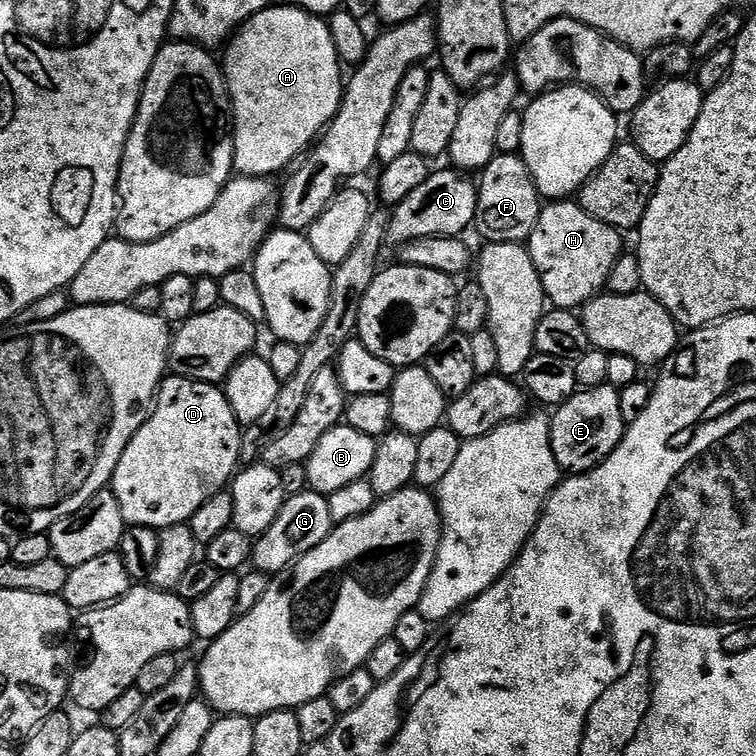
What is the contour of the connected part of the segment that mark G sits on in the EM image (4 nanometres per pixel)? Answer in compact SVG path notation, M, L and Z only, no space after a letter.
M305 490L299 492L297 496L287 497L270 530L263 532L253 543L251 567L257 572L269 574L291 568L294 561L322 543L331 534L333 527L327 495Z

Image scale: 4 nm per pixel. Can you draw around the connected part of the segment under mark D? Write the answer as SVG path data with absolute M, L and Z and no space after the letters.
M165 375L150 415L120 455L110 481L110 491L118 498L118 506L122 506L125 525L163 530L175 524L188 524L198 506L221 491L236 475L241 463L241 439L242 425L236 421L223 387Z

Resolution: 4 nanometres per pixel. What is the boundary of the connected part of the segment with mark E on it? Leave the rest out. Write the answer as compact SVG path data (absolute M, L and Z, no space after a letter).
M610 383L603 384L597 388L585 388L578 390L566 403L559 405L555 409L556 413L551 413L550 442L554 450L554 458L558 466L568 474L586 474L591 468L599 468L602 461L615 452L616 447L624 441L626 425L622 418L622 406L620 402L620 389Z

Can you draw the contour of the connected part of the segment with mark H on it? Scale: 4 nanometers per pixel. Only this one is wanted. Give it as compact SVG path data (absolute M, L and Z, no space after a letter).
M571 199L545 203L526 247L540 275L547 303L556 310L576 310L601 295L614 262L622 254L620 236L617 229L586 214Z

